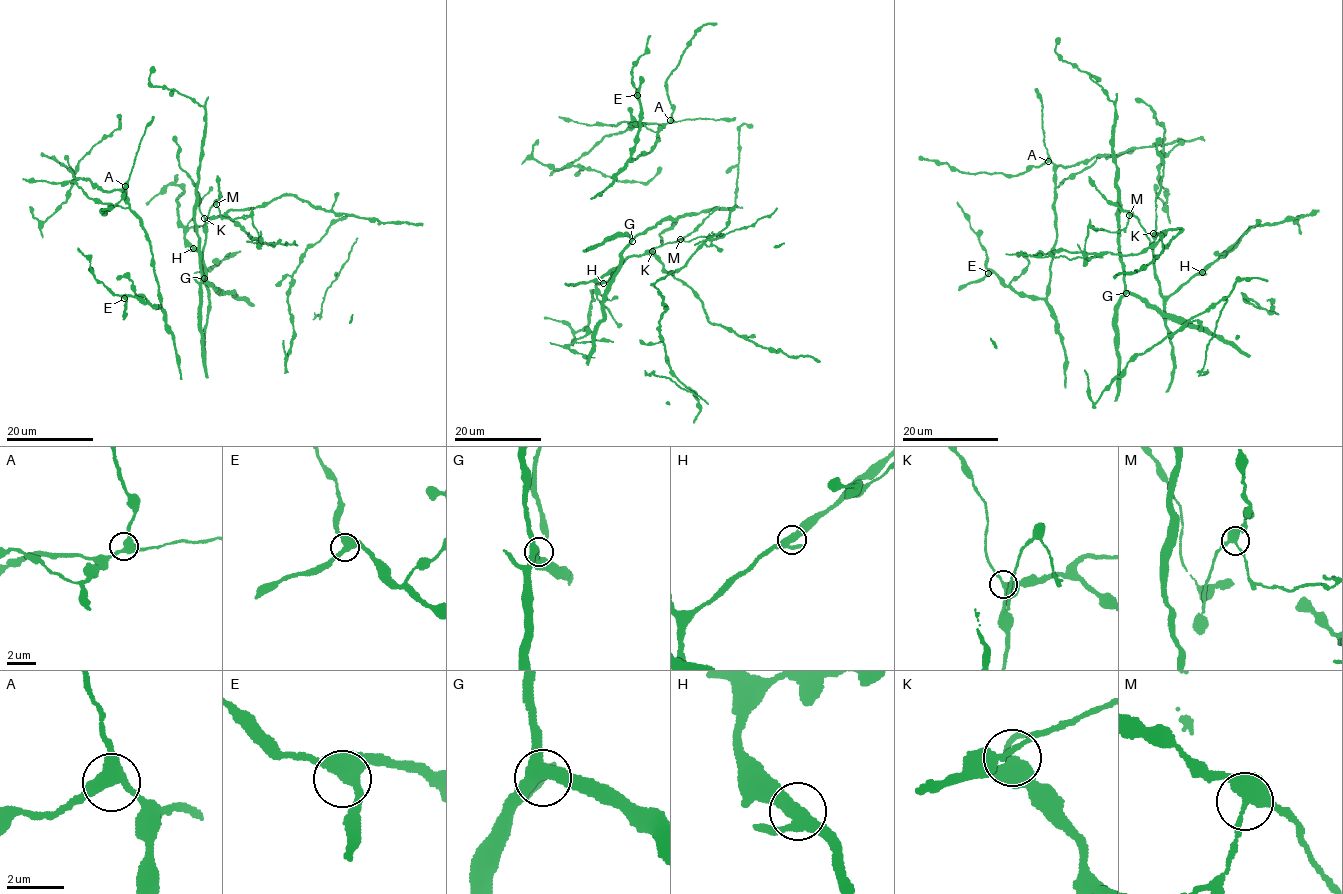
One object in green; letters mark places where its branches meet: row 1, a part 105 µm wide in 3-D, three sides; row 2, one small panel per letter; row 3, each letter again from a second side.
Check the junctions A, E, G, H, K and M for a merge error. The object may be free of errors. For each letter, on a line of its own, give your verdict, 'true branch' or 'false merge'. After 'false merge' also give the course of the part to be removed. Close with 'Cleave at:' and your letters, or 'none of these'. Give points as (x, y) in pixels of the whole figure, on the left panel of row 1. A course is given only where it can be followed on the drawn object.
A: true branch
E: true branch
G: true branch
H: true branch
K: true branch
M: false merge | (216, 204), (222, 217), (250, 215), (260, 242), (296, 245)
Cleave at: M

